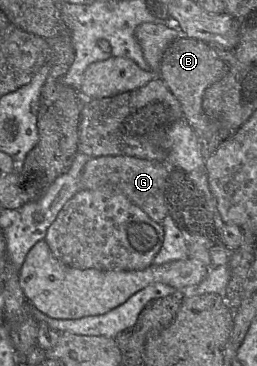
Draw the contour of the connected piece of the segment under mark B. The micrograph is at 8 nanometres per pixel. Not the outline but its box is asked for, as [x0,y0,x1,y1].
[158,37,232,158]

